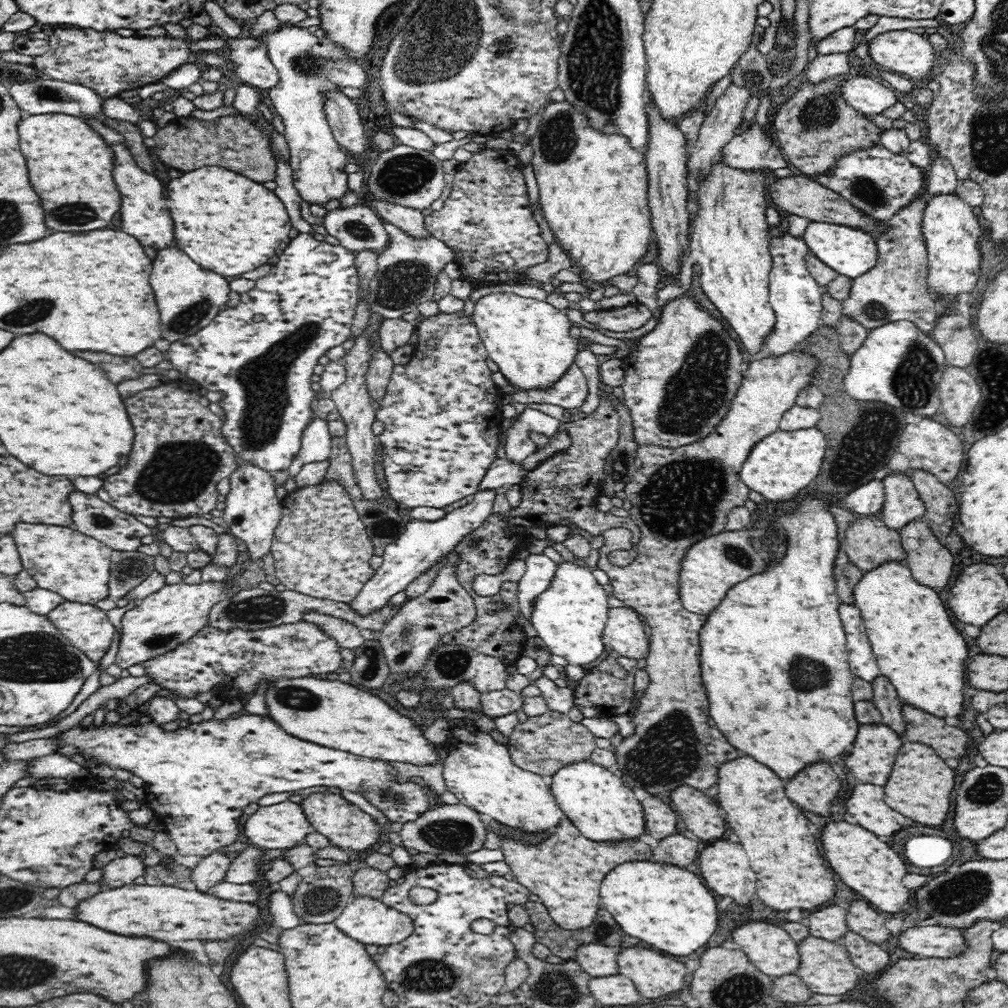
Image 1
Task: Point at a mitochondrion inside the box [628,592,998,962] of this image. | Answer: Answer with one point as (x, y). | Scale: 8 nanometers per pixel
(968, 891)

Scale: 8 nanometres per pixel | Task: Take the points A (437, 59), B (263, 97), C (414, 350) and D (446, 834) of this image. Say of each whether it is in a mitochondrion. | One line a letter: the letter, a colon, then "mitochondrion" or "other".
A: mitochondrion
B: other
C: other
D: mitochondrion

